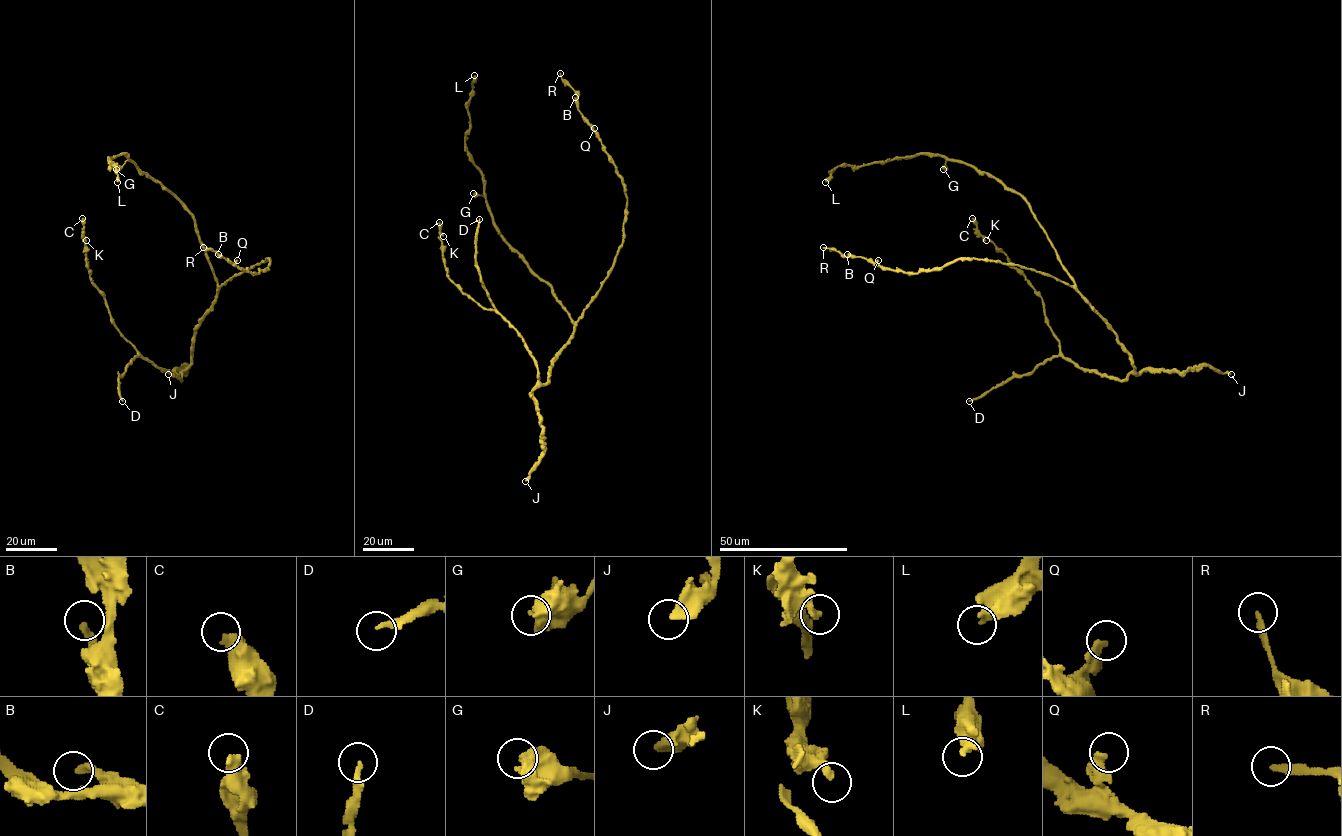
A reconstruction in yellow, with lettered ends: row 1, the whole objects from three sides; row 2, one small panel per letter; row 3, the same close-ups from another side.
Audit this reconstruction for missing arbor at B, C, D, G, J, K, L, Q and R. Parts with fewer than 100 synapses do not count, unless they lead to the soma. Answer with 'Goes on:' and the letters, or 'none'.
Goes on: D

